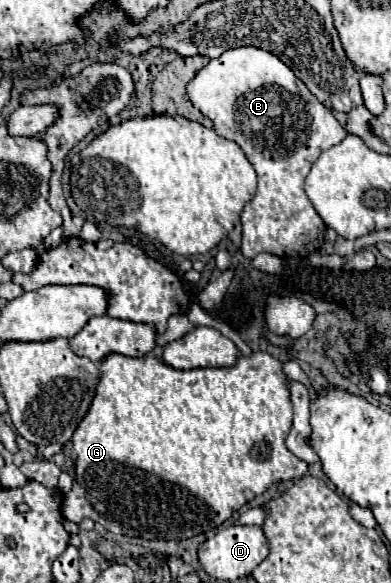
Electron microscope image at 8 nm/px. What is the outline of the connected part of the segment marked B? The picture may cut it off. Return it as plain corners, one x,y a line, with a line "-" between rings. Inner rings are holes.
236,47
224,51
218,59
200,69
194,79
186,85
186,93
192,105
214,123
214,131
230,141
236,141
246,153
248,161
258,173
258,191
254,199
242,211
242,255
254,259
258,253
272,253
282,259
308,257
324,245
326,225
312,207
304,193
304,179
312,163
324,149
340,143
348,133
334,119
328,107
324,107
306,85
286,67
276,55
258,47

